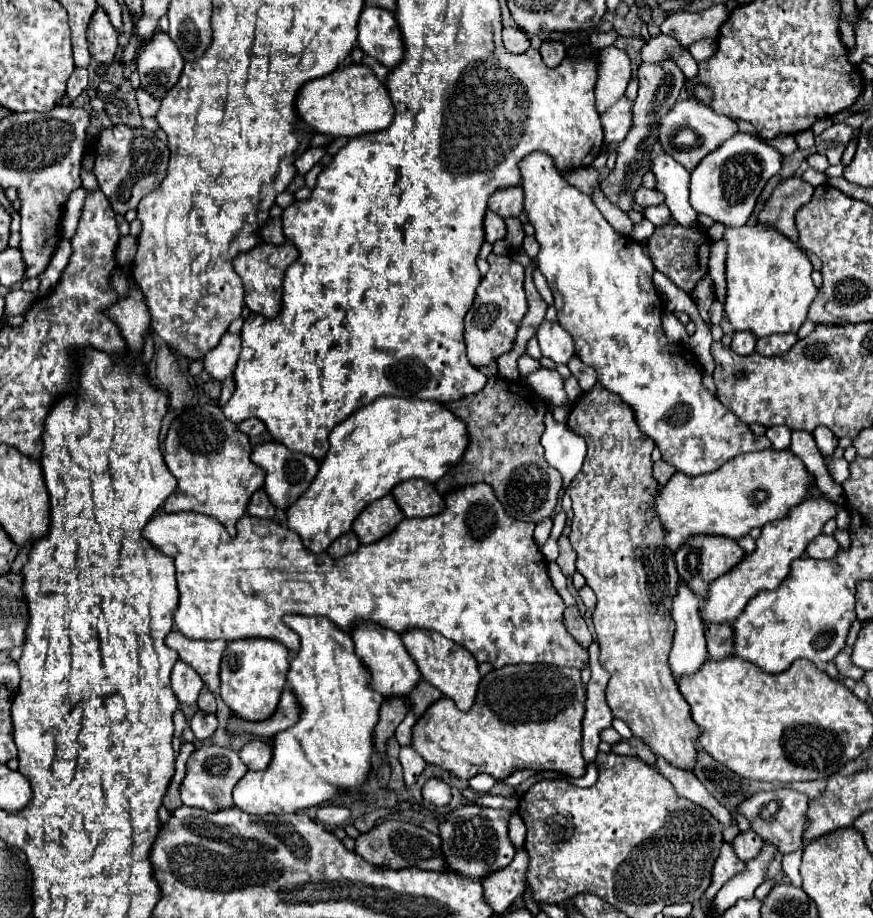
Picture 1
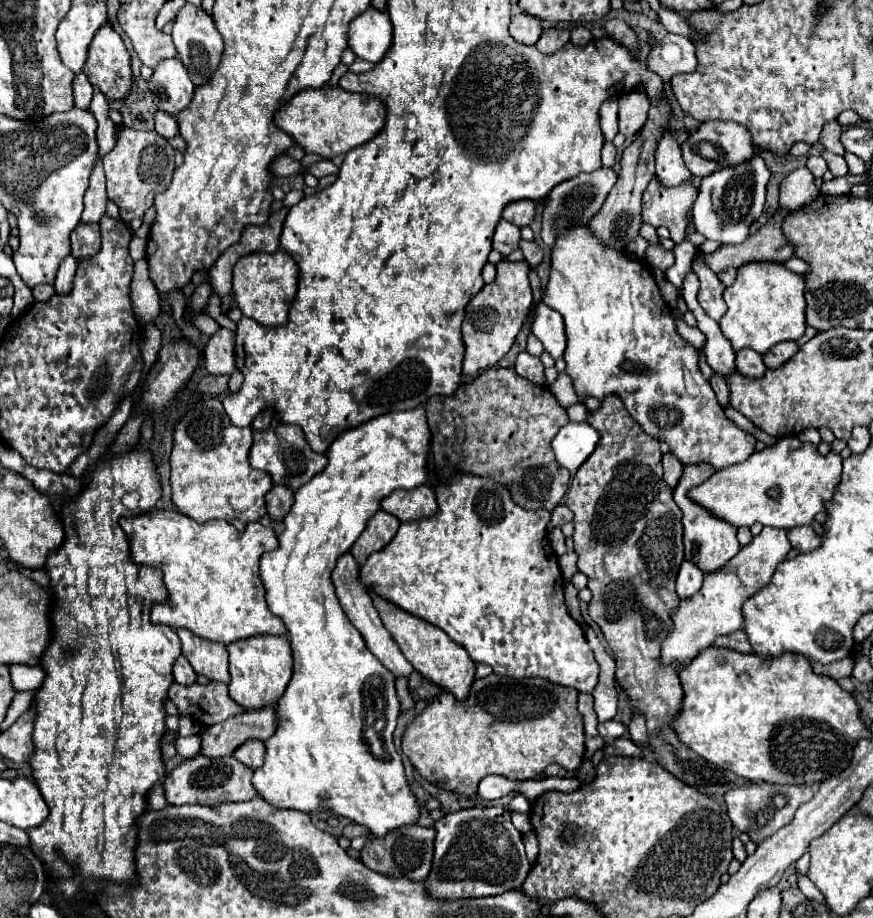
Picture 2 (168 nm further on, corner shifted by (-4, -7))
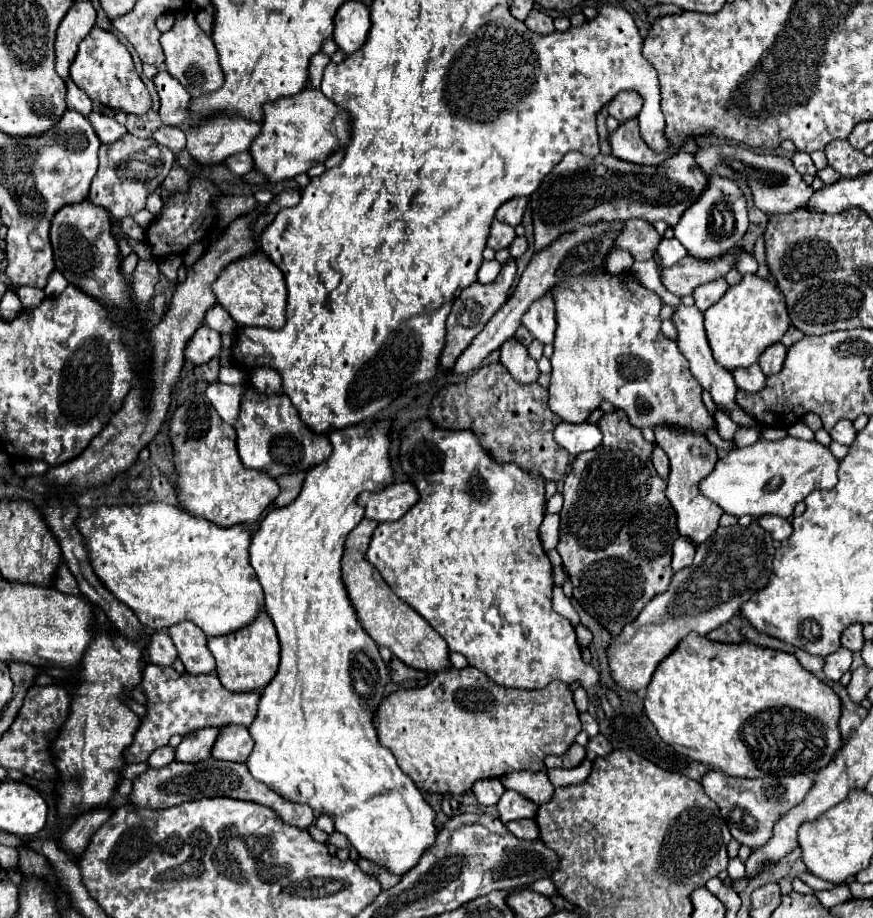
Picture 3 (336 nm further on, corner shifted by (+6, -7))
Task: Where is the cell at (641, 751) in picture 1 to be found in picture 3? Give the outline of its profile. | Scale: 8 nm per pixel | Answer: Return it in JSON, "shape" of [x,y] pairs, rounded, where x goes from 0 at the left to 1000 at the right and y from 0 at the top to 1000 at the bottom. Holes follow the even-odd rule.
{"shape":[[[685,800],[683,804],[676,804],[676,808],[674,808],[674,813],[671,813],[671,824],[676,826],[676,828],[680,828],[680,826],[687,826],[687,824],[694,824],[694,821],[699,821],[703,815],[701,815],[701,810],[696,808],[696,804],[692,802],[692,800]]]}

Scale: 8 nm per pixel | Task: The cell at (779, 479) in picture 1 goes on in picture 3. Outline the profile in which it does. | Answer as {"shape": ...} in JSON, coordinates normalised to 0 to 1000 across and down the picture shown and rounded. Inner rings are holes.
{"shape":[[[900,475],[891,481],[868,479],[855,488],[841,488],[820,503],[816,516],[811,516],[800,534],[820,547],[832,560],[838,562],[861,562],[864,566],[875,560],[887,560],[893,564],[905,564],[914,547],[932,534],[955,532],[960,525],[960,501],[953,492],[937,484],[935,479],[923,481]]]}

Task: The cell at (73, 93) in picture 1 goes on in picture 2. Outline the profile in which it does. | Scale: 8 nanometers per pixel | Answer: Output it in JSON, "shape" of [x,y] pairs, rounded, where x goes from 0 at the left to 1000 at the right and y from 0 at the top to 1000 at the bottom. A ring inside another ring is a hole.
{"shape":[[[92,78],[92,81],[85,85],[85,115],[87,115],[87,118],[94,118],[94,120],[101,120],[103,109],[105,109],[105,102],[108,102],[105,92],[101,89],[99,81]]]}

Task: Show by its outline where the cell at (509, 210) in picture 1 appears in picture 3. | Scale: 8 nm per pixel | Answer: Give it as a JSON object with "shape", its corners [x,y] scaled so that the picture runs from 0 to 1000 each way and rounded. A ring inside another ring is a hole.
{"shape":[[[600,214],[586,216],[586,218],[577,220],[577,222],[568,229],[568,240],[577,242],[577,244],[584,244],[584,246],[593,246],[593,244],[598,242],[600,229],[603,229],[603,216],[600,216]]]}

